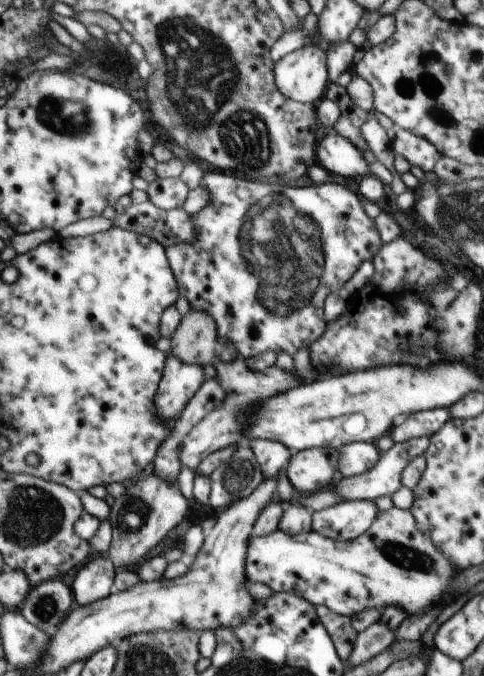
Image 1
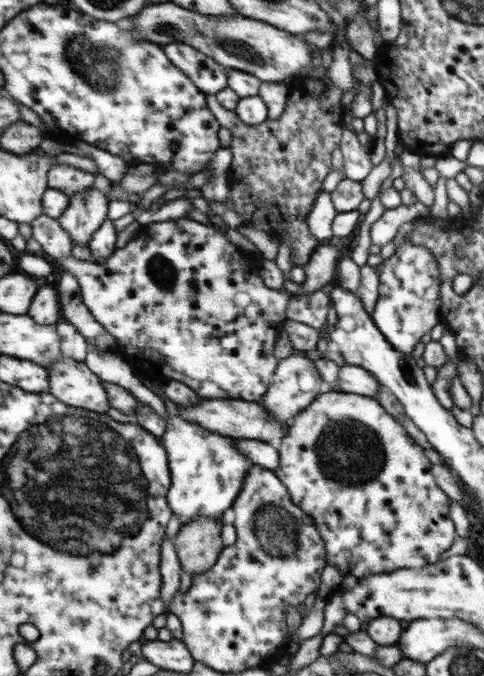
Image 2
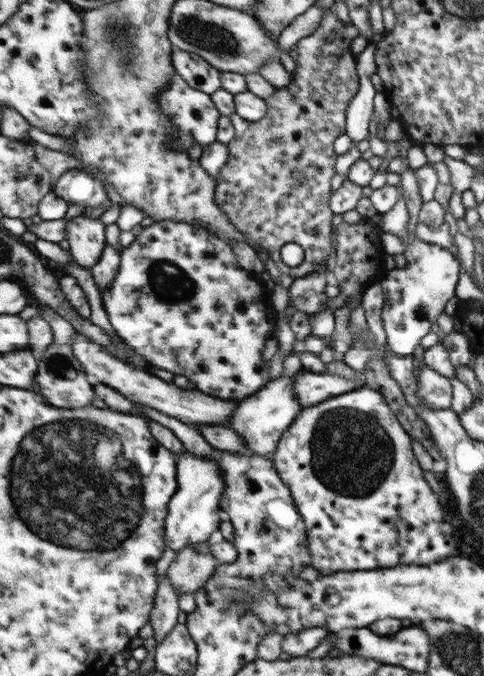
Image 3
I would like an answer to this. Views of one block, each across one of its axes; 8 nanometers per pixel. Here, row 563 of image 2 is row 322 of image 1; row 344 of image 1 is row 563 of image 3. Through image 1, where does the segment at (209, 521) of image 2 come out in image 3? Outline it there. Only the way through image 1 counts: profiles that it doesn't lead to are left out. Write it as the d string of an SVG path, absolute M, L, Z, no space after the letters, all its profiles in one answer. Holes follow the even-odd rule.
M207 542L189 544L177 553L166 577L178 595L194 594L212 580L219 564L218 557L211 552L211 545Z

